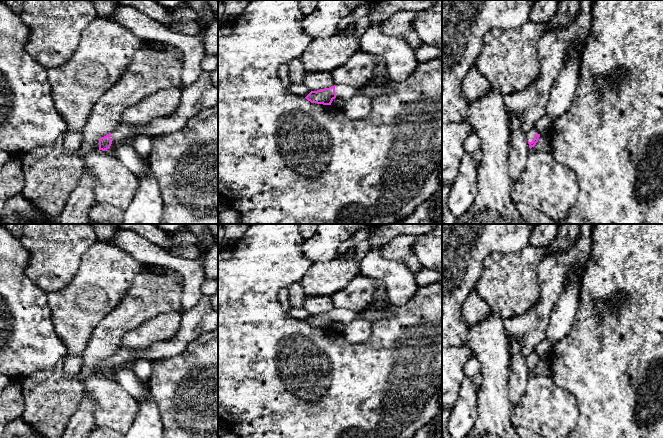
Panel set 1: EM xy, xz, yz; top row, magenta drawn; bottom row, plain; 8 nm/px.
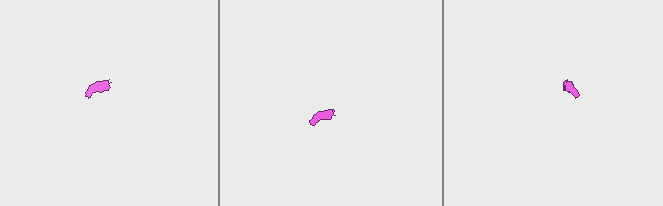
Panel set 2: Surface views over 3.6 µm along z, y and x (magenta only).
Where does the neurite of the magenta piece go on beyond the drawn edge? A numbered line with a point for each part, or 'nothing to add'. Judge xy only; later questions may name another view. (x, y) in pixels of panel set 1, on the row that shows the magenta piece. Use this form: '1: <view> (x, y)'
1: xy (202, 94)

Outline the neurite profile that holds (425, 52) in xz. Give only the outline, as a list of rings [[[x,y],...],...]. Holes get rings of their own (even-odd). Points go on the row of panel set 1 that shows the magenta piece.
[[[422,43],[420,47],[414,51],[414,55],[418,63],[435,59],[440,55],[440,53],[441,49],[432,45],[427,45],[425,43]]]

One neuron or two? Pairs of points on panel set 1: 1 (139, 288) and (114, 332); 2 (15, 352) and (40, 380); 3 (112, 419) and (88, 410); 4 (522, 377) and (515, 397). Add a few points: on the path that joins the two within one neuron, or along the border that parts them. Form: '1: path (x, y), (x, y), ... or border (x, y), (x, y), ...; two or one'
1: path (140, 299), (120, 321); one
2: border (53, 367), (47, 370), (39, 370), (20, 379); two
3: border (84, 390), (90, 394), (95, 403), (95, 425); two
4: path (518, 382), (515, 392); one

